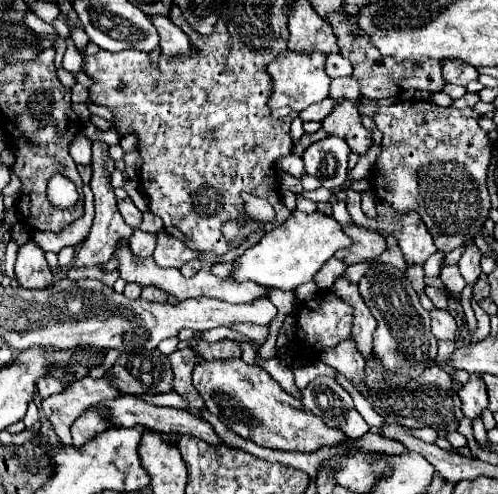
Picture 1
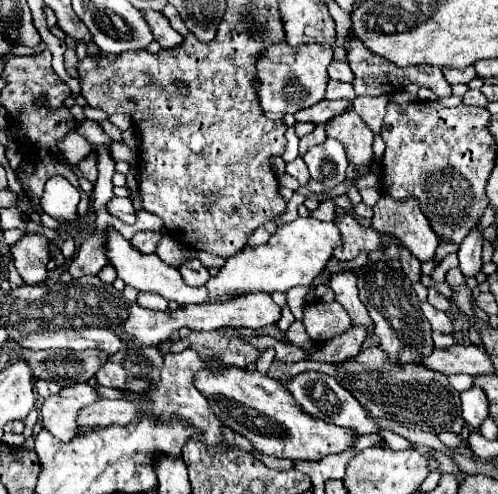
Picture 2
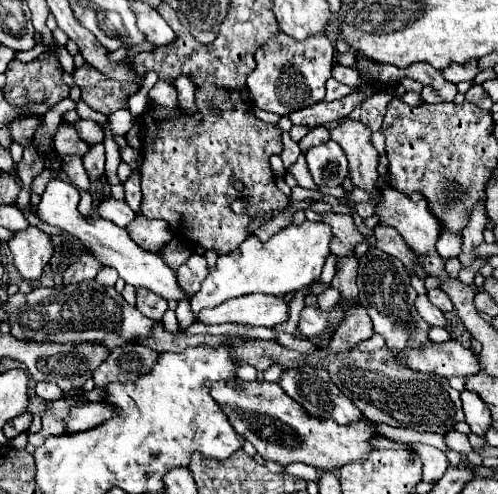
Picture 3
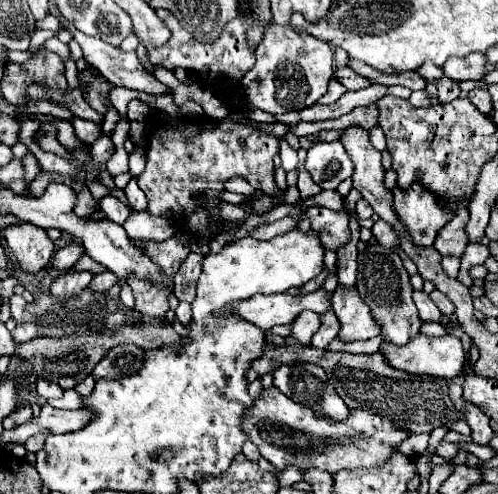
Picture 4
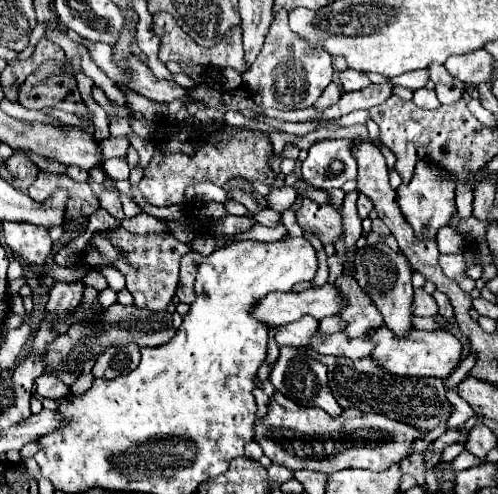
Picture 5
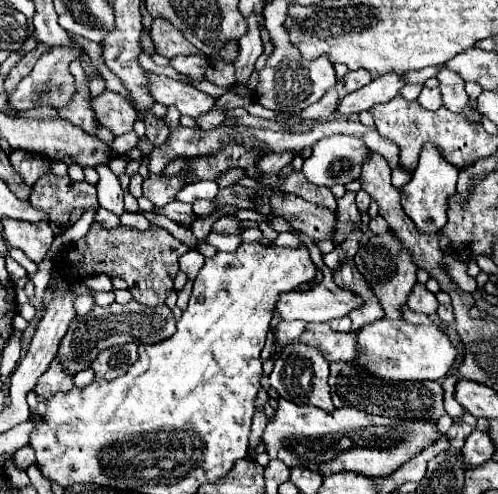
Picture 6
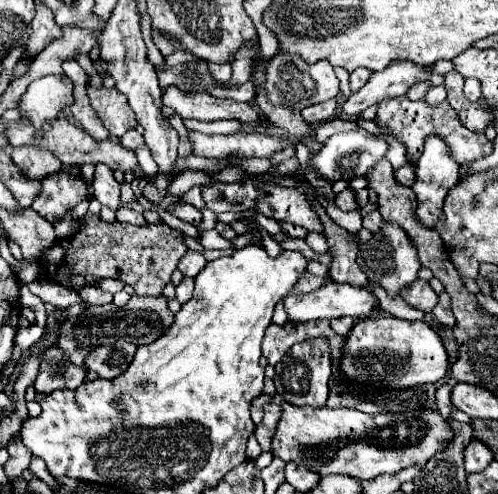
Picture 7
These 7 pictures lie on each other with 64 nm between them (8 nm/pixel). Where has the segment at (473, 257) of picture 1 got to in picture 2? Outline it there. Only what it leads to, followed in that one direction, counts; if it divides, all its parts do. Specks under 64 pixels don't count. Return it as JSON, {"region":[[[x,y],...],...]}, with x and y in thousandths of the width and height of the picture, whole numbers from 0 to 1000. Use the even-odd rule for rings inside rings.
{"region":[[[960,457],[952,470],[940,470],[940,478],[924,490],[920,506],[920,526],[924,526],[924,547],[932,559],[956,559],[968,543],[968,474],[960,470]]]}

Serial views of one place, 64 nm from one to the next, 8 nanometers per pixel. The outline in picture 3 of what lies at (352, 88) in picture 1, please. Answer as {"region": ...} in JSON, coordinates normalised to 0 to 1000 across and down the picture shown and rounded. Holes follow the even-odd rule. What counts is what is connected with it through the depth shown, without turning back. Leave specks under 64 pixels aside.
{"region":[[[663,158],[663,162],[655,166],[655,194],[651,194],[651,206],[683,202],[683,198],[691,198],[691,194],[707,190],[707,186],[711,186],[711,182],[707,182],[707,178],[699,178],[695,170],[683,170],[679,162]]]}

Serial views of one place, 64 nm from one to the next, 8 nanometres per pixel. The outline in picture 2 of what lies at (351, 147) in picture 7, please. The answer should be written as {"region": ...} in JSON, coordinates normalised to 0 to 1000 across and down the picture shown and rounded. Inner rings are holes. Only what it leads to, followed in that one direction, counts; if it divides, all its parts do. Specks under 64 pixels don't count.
{"region":[[[655,279],[651,291],[627,296],[610,312],[610,328],[618,332],[627,364],[647,368],[659,381],[675,381],[695,360],[695,304],[671,279]]]}

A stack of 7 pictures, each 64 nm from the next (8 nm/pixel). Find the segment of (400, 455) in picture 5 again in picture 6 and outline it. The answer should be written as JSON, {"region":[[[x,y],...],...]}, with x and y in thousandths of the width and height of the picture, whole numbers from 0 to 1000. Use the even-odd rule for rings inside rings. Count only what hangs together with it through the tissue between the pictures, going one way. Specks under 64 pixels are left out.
{"region":[[[570,806],[558,810],[558,826],[550,850],[538,854],[526,895],[534,895],[534,915],[542,927],[566,931],[574,943],[606,943],[627,955],[659,964],[675,955],[715,955],[731,964],[779,964],[799,951],[811,935],[823,935],[835,919],[863,907],[880,895],[892,879],[880,874],[876,858],[859,858],[855,850],[811,850],[811,846],[775,846],[775,842],[747,842],[723,834],[715,826],[675,826],[675,834],[651,834],[631,822],[594,822]]]}

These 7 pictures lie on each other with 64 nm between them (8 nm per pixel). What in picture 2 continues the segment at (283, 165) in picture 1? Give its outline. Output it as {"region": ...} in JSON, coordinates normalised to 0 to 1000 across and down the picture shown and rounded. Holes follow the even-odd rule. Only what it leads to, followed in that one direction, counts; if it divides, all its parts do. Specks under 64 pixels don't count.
{"region":[[[598,316],[590,328],[574,332],[574,348],[578,348],[578,352],[586,352],[586,356],[606,372],[606,377],[614,377],[614,372],[618,372],[618,364],[622,364],[622,352],[618,352],[618,340],[614,340],[614,332],[610,332],[606,316]]]}

